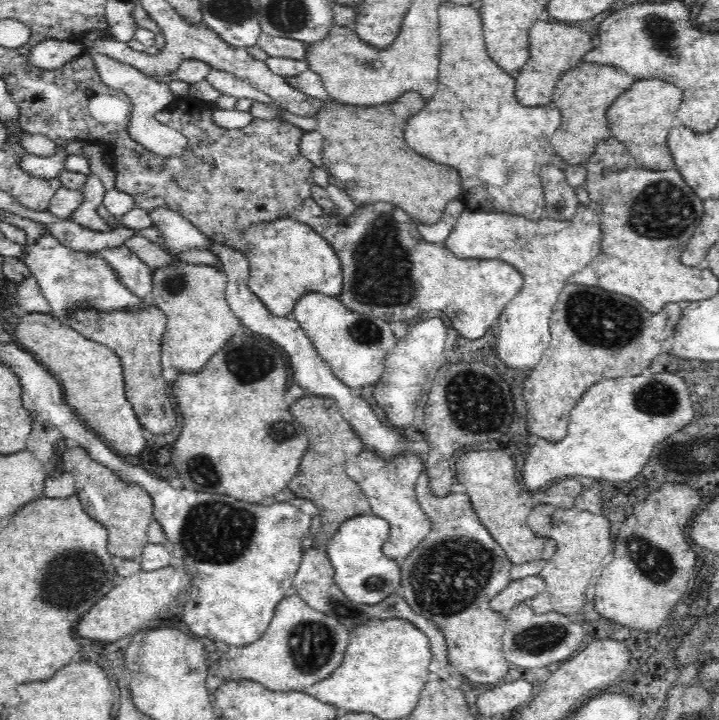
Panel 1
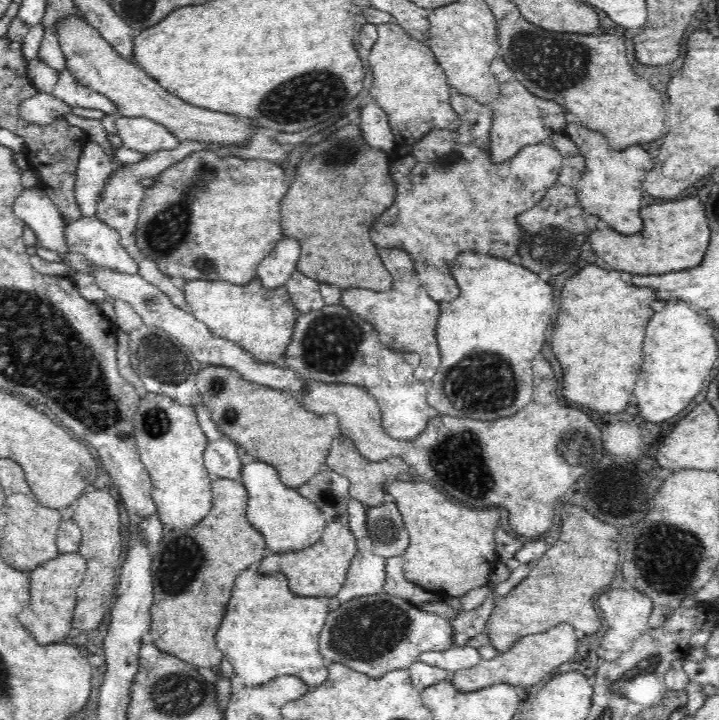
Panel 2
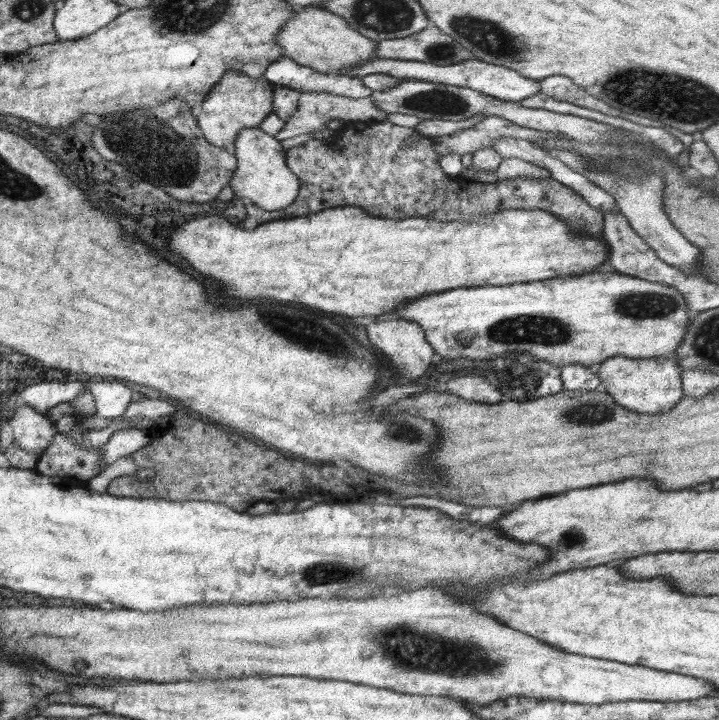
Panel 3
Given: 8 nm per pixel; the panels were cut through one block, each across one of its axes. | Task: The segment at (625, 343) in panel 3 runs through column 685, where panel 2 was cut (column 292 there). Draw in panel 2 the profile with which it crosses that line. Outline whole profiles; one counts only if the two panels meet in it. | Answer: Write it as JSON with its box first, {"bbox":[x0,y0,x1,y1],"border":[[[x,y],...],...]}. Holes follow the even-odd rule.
{"bbox":[181,277,300,363],"border":[[[257,277],[244,286],[205,280],[183,281],[181,286],[192,314],[211,330],[213,336],[236,343],[259,362],[275,363],[283,359],[300,314],[286,286],[266,289]]]}

